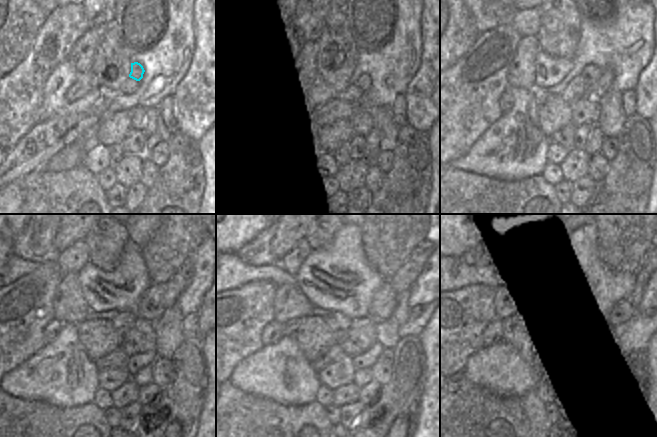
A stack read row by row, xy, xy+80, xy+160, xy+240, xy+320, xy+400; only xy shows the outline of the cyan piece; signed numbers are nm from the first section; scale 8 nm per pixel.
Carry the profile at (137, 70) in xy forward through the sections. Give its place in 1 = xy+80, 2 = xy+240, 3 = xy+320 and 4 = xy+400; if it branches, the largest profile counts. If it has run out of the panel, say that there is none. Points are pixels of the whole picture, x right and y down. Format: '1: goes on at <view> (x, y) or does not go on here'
1: goes on at xy+80 (361, 77)
2: goes on at xy+240 (150, 306)
3: goes on at xy+320 (384, 302)
4: goes on at xy+400 (622, 310)

